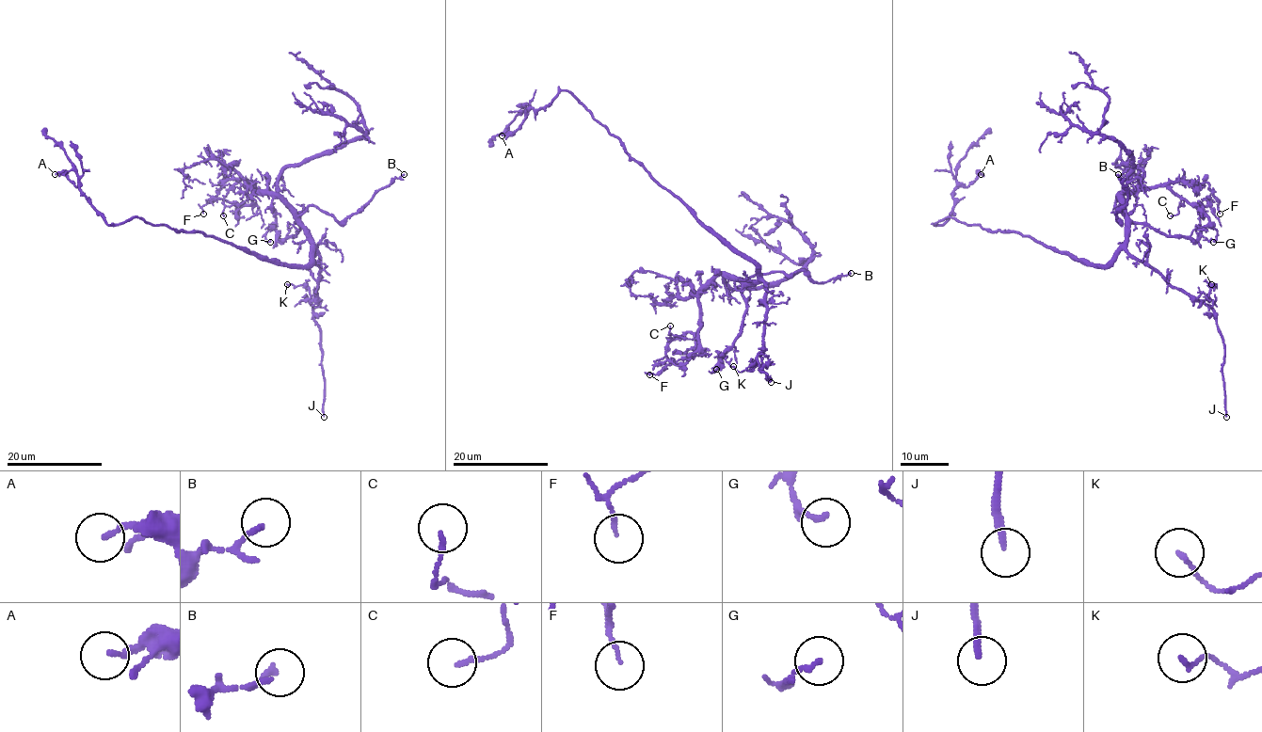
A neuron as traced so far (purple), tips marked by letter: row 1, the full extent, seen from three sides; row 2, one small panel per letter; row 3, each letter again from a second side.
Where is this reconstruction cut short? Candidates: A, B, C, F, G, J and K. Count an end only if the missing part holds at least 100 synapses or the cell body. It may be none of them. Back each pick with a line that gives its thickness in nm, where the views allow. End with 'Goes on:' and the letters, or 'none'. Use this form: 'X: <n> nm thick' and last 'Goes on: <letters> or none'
J: 200 nm thick
Goes on: J

